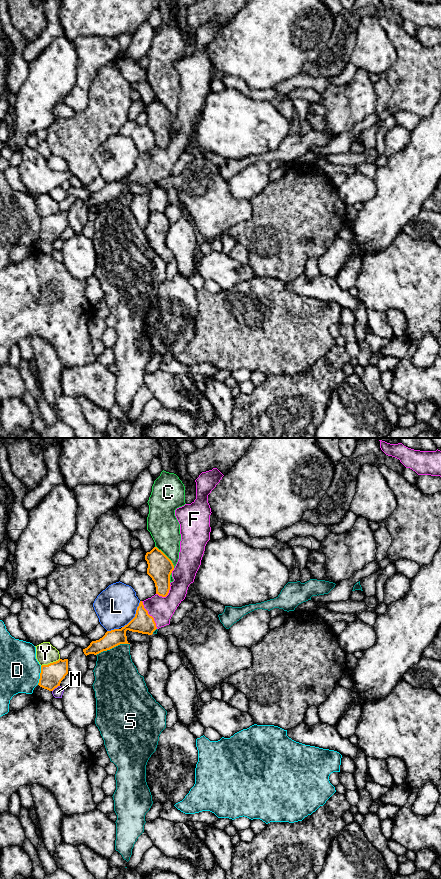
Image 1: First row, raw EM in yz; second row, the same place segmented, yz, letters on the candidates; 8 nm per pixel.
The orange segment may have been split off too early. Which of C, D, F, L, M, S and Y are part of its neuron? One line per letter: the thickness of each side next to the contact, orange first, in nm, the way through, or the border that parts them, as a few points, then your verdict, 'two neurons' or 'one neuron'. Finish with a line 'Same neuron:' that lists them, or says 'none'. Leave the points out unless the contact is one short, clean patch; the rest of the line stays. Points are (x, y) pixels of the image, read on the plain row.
C: 200/240 nm | two neurons
D: 180/320 nm | two neurons
F: 160/190 nm | one neuron
L: 160/320 nm | two neurons
M: 180/80 nm | along yz (59, 237), (52, 243) | two neurons
S: 140/360 nm | two neurons
Y: 180/160 nm | two neurons
Same neuron: F

